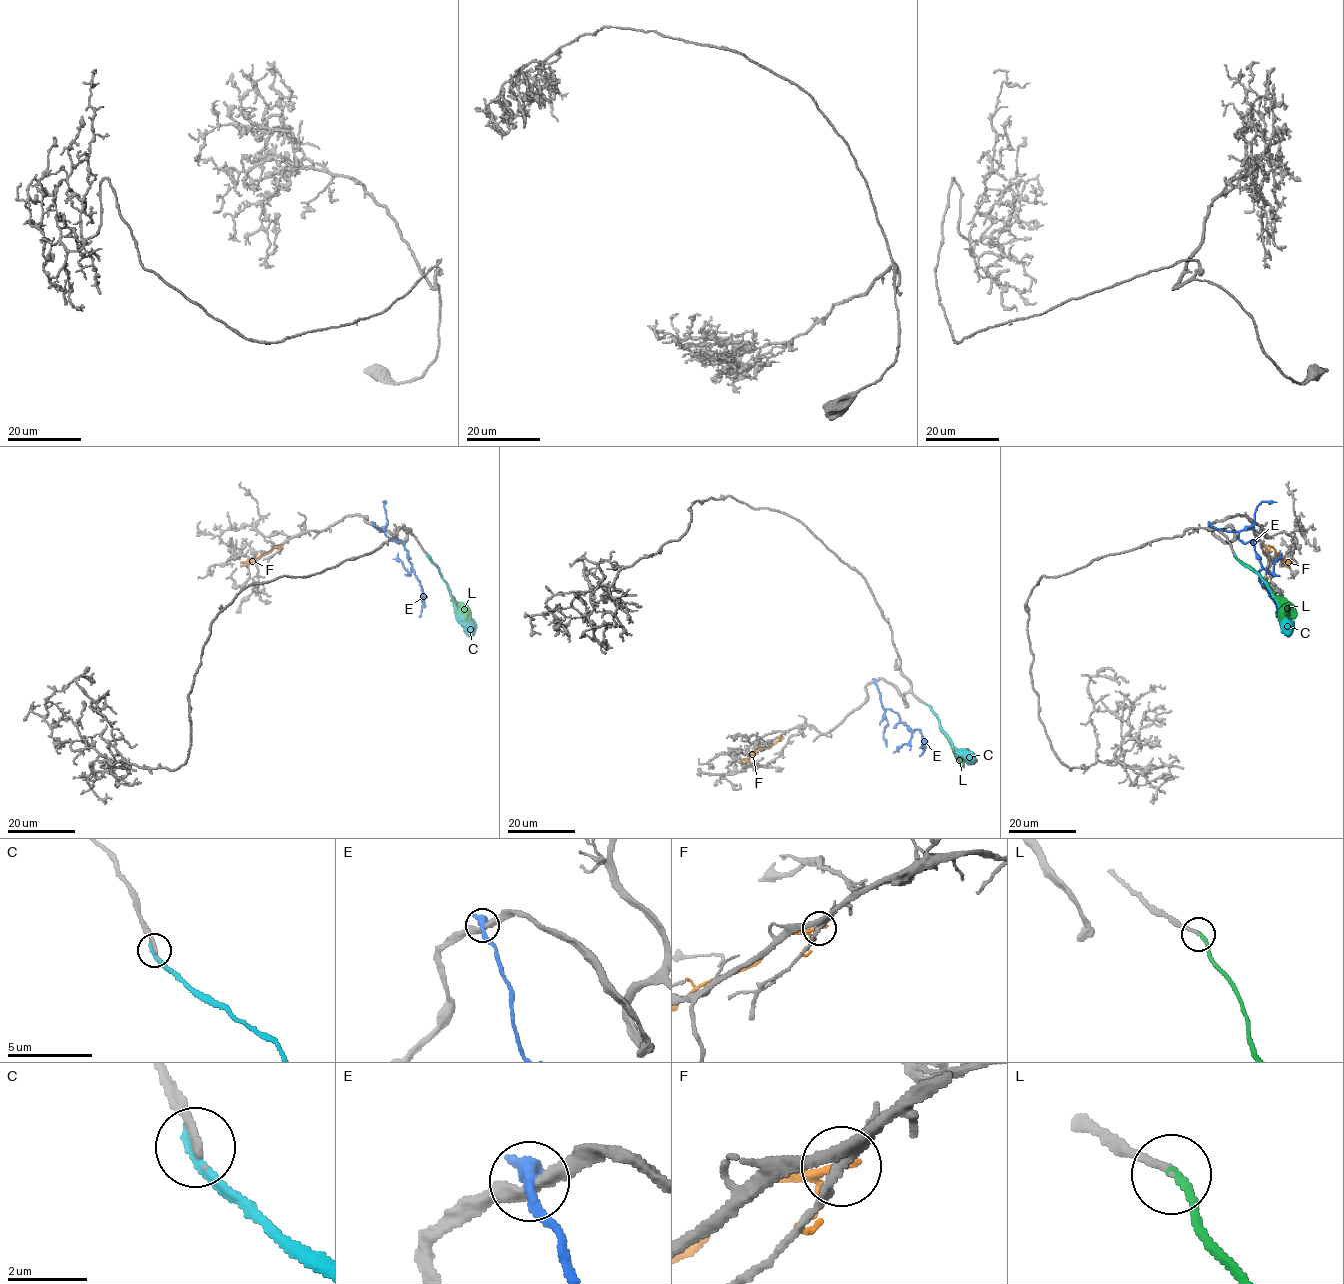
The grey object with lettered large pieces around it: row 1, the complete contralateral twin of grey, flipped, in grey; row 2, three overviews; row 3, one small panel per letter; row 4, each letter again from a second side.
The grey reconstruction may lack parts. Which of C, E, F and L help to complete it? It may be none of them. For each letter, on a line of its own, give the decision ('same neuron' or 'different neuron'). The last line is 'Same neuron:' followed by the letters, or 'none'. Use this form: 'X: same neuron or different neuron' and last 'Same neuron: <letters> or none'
C: different neuron
E: different neuron
F: different neuron
L: same neuron
Same neuron: L

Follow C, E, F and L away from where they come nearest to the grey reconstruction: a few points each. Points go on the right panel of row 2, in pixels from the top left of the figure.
C: (1234, 555), (1266, 584), (1277, 603), (1289, 636)
E: (1210, 525), (1238, 532), (1238, 537), (1244, 543), (1252, 540), (1262, 565), (1260, 583), (1275, 604), (1277, 617)
F: (1267, 545), (1290, 563)
L: (1235, 556), (1260, 575), (1284, 618)

